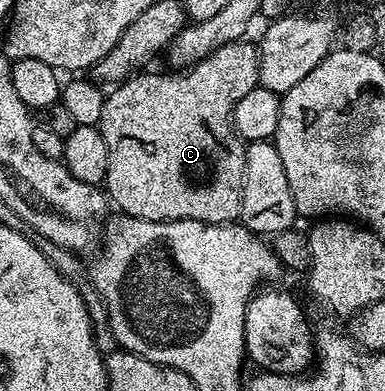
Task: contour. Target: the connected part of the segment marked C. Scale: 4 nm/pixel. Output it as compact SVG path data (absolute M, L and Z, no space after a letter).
M241 39L231 41L222 47L218 47L206 59L202 59L196 65L185 68L183 71L168 71L172 73L144 73L148 71L140 71L128 78L127 81L119 82L115 86L113 93L109 92L104 98L104 106L102 107L102 115L100 116L99 131L102 139L106 139L106 151L110 151L110 163L108 170L104 176L104 185L106 186L107 196L110 198L111 204L120 208L119 212L125 217L133 217L134 219L150 219L151 221L177 221L178 219L194 219L202 223L214 223L215 225L226 225L235 222L240 216L240 208L242 207L242 187L244 186L244 172L246 171L246 155L244 154L244 146L246 144L243 137L236 132L234 124L234 114L236 112L236 104L244 95L250 95L250 91L260 85L260 55L255 44L251 45L251 40Z

